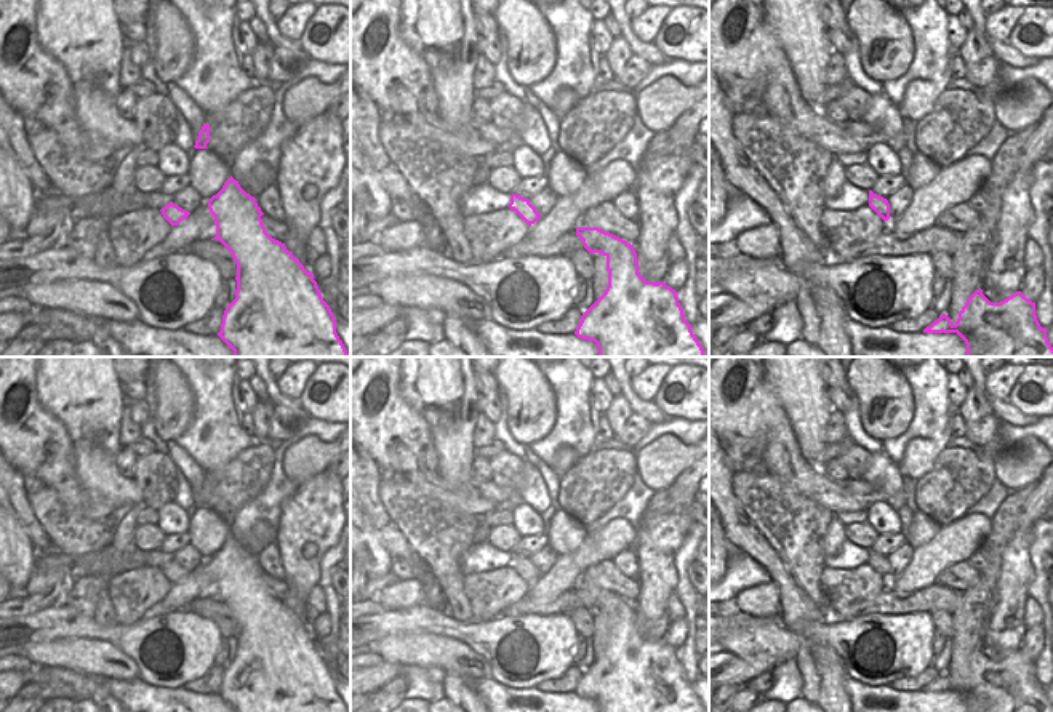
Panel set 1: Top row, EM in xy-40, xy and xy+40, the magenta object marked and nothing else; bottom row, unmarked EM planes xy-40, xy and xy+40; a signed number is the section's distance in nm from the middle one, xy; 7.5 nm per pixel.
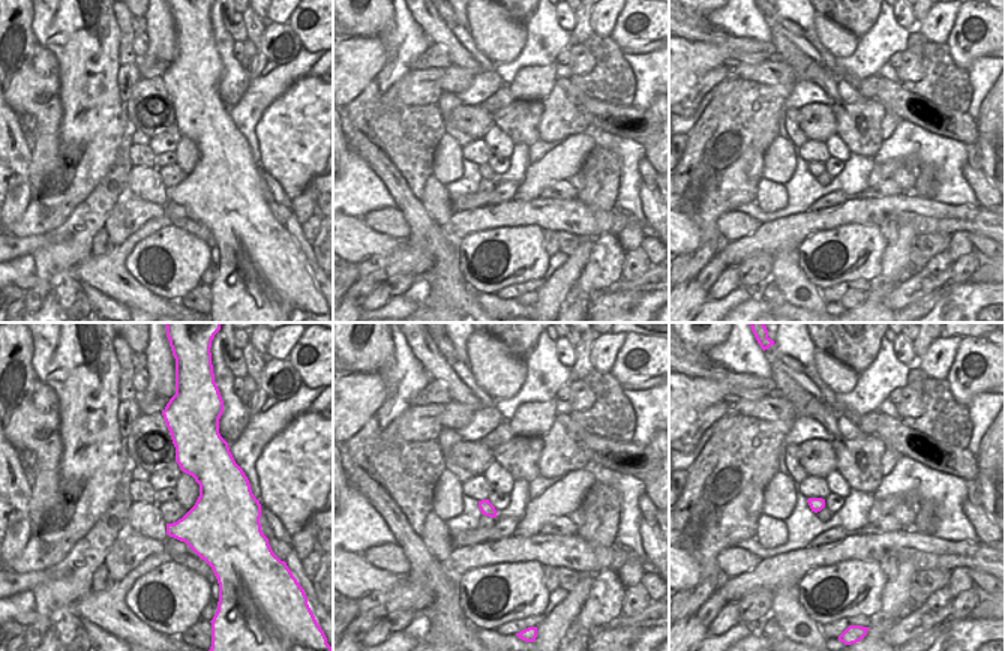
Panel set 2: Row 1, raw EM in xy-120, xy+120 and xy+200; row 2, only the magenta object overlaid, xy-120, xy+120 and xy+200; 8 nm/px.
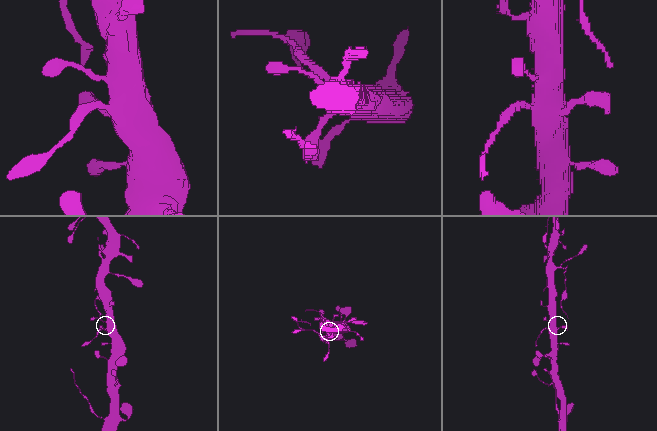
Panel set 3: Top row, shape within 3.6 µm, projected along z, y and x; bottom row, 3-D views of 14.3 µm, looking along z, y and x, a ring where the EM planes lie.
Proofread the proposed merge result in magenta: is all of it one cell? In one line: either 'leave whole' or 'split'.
leave whole

